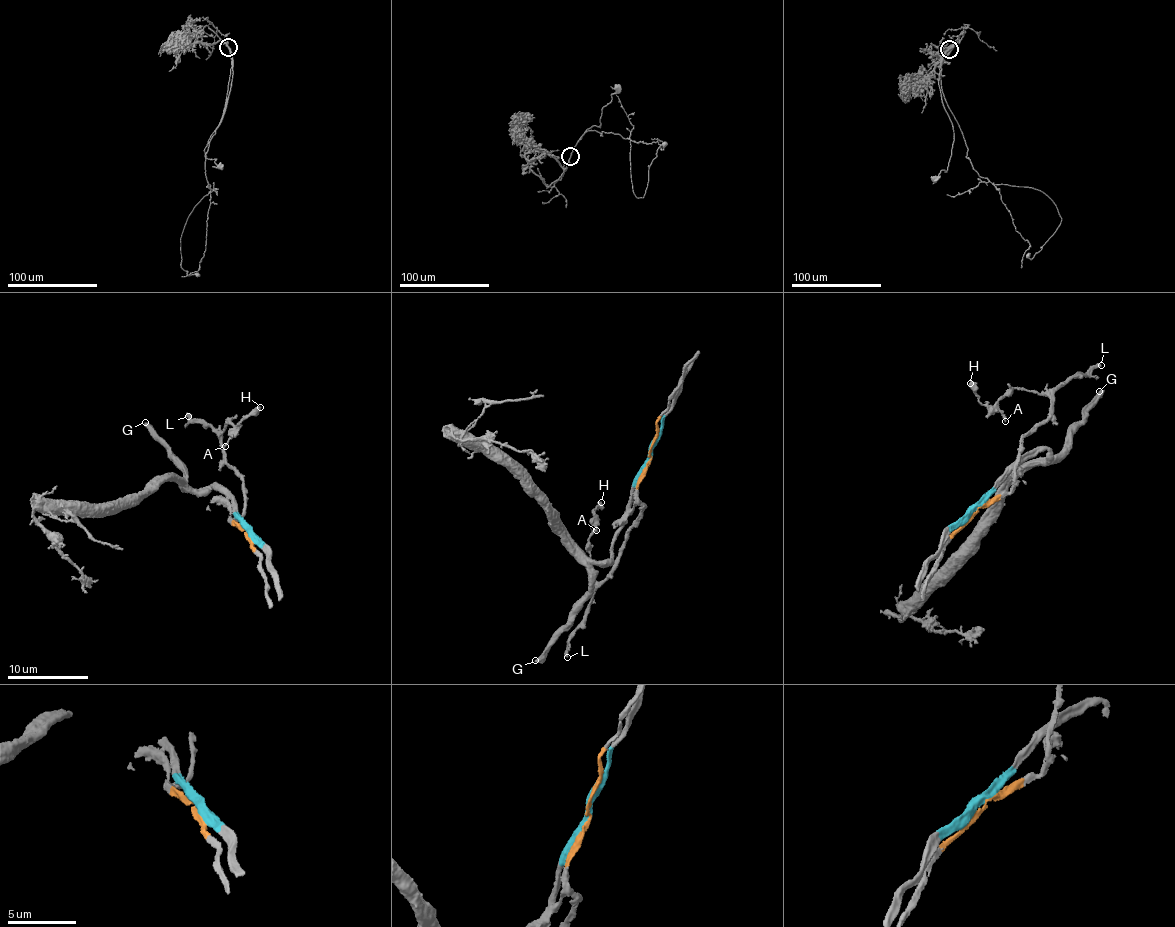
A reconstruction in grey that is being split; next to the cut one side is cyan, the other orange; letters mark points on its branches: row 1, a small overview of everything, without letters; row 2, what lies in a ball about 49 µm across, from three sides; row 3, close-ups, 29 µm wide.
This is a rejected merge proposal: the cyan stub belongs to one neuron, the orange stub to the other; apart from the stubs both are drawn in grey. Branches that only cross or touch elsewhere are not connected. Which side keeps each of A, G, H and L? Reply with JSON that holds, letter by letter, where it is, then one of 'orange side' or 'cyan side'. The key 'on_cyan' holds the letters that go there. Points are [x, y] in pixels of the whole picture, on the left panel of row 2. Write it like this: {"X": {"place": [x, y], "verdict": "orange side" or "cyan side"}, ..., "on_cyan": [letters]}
{"A": {"place": [225, 446], "verdict": "orange side"}, "G": {"place": [145, 422], "verdict": "cyan side"}, "H": {"place": [260, 407], "verdict": "orange side"}, "L": {"place": [188, 416], "verdict": "orange side"}, "on_cyan": ["G"]}

